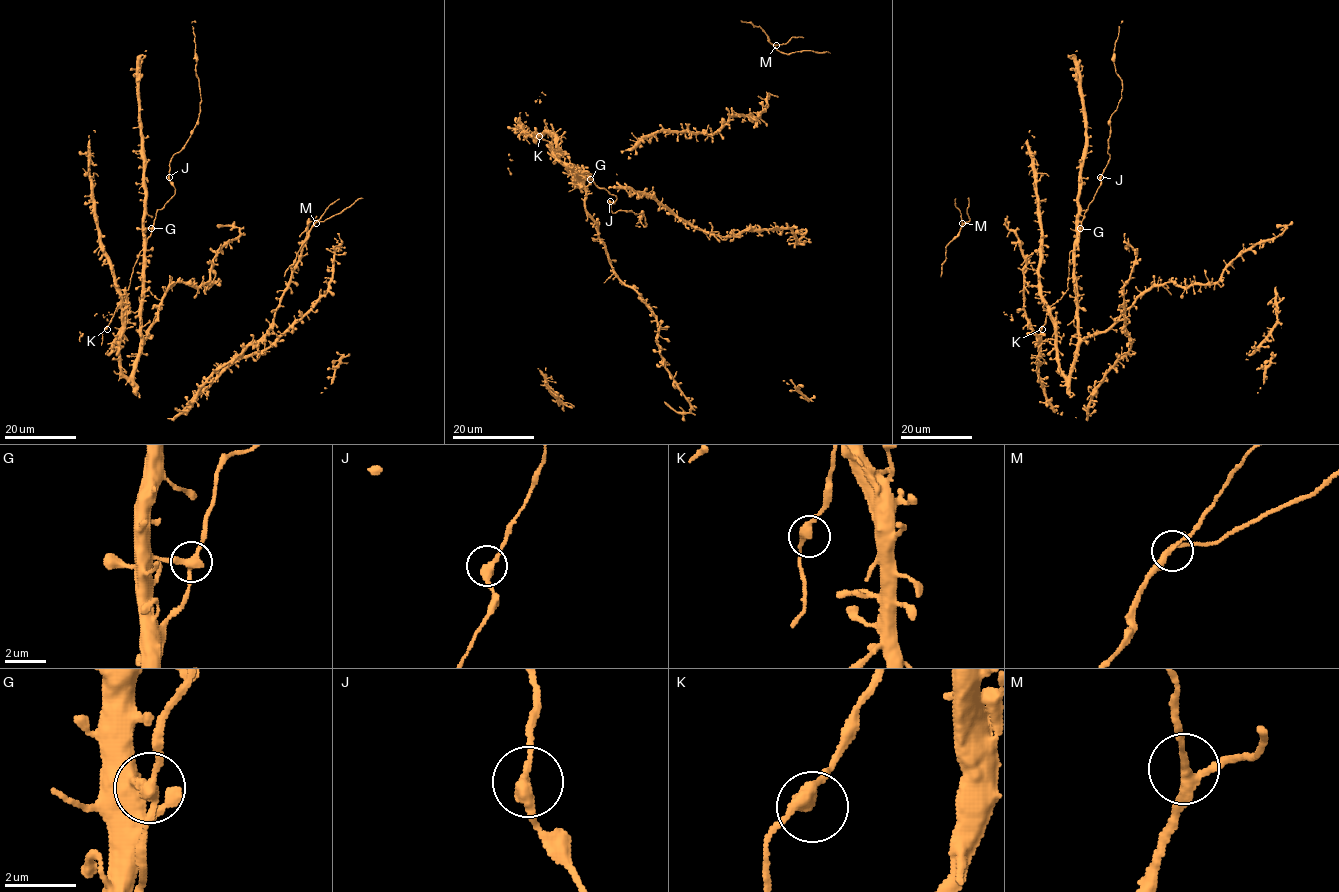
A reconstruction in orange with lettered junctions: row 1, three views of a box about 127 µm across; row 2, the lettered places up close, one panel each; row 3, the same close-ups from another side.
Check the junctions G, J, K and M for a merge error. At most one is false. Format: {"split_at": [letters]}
{"split_at": ["G"]}

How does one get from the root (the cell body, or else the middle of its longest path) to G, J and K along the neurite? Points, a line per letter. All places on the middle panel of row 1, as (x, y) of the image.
G: (570, 168), (578, 176), (581, 173), (590, 179)
J: (570, 168), (578, 176), (581, 173), (597, 187), (617, 197), (610, 201)
K: (570, 168), (554, 156), (556, 145), (539, 136)

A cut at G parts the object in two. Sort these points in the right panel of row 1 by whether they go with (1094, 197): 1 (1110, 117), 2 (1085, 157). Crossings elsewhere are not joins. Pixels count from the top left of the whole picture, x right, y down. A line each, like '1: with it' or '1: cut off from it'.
1: with it
2: cut off from it

